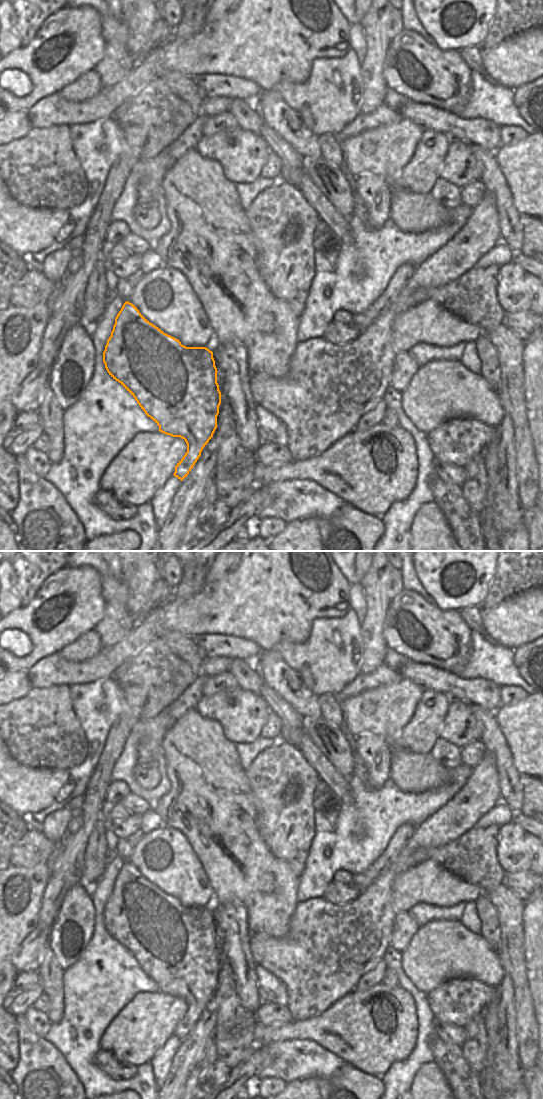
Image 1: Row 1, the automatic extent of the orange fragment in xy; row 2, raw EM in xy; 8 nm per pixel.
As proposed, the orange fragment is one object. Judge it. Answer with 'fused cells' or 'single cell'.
single cell

